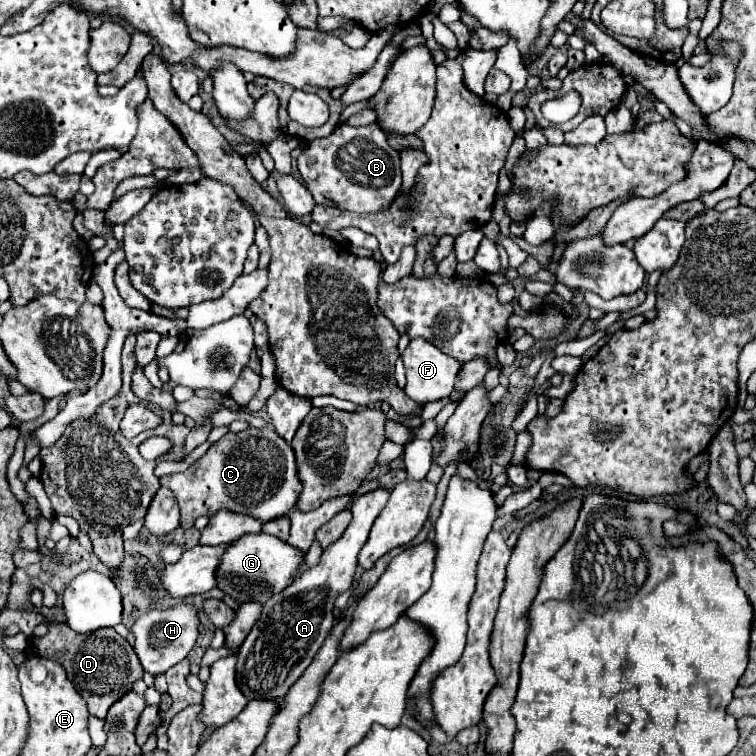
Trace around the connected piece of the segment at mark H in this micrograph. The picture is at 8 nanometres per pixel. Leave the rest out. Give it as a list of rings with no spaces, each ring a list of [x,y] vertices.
[[[188,602],[176,604],[176,606],[166,608],[166,610],[150,610],[150,612],[142,614],[132,624],[130,632],[134,636],[134,650],[140,658],[140,664],[144,666],[144,670],[148,670],[150,674],[156,676],[156,674],[166,672],[170,666],[178,664],[180,660],[184,660],[196,644],[198,624],[200,624],[198,612]]]

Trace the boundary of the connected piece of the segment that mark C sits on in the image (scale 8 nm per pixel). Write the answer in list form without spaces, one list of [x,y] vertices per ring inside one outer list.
[[[252,426],[236,434],[228,432],[188,470],[162,476],[160,484],[176,494],[182,514],[180,526],[184,530],[192,528],[196,518],[214,516],[222,508],[250,514],[262,522],[274,520],[294,510],[302,490],[292,446],[272,428],[258,430]]]

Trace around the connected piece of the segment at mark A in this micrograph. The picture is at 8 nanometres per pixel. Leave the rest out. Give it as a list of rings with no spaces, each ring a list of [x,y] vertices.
[[[378,488],[354,500],[352,522],[346,532],[324,548],[320,562],[306,570],[302,578],[292,582],[282,594],[274,594],[264,606],[260,620],[252,626],[248,638],[240,646],[236,658],[236,682],[248,700],[276,700],[280,702],[292,684],[312,664],[316,652],[324,644],[334,626],[334,600],[348,588],[352,588],[356,572],[356,556],[368,540],[370,528],[376,516],[382,512],[390,496],[390,490]]]

